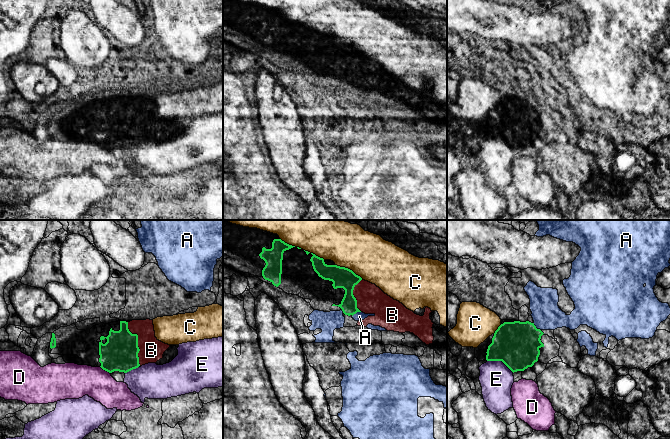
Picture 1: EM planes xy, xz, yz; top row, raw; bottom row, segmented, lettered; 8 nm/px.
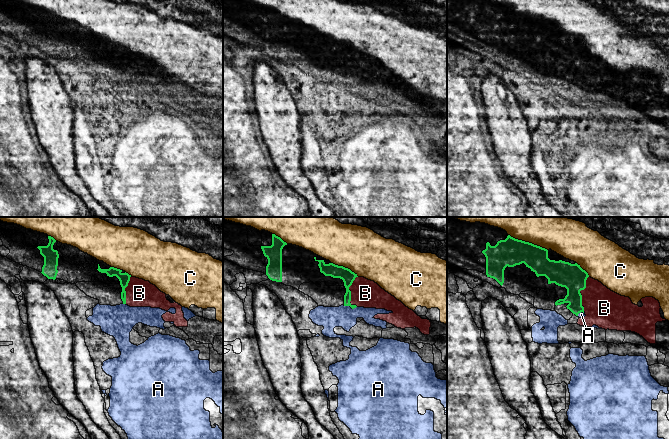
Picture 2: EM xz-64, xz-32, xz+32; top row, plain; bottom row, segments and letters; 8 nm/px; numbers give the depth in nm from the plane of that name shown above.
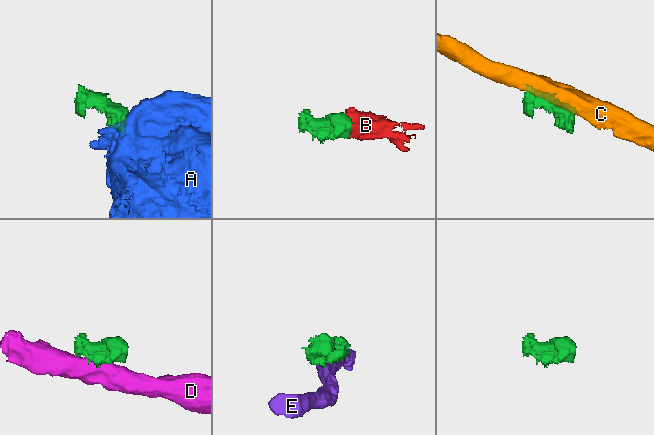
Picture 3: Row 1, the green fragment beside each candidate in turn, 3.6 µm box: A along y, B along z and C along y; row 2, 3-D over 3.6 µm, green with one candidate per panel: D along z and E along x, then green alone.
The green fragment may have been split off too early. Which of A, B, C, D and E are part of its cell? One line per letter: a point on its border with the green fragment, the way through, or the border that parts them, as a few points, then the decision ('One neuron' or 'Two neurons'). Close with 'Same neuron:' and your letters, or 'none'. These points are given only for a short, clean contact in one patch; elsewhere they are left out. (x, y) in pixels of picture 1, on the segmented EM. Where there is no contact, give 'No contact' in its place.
A: Touches green at yz (535, 327). Boundary: yz (533, 323), (540, 330). Two neurons
B: Touches green at xy (137, 342). One neuron
C: Touches green at xz (349, 269). Two neurons
D: Touches green at xy (105, 370). Two neurons
E: Touches green at yz (500, 360). Boundary: yz (487, 360), (501, 360), (513, 372). Two neurons
Same neuron: B

